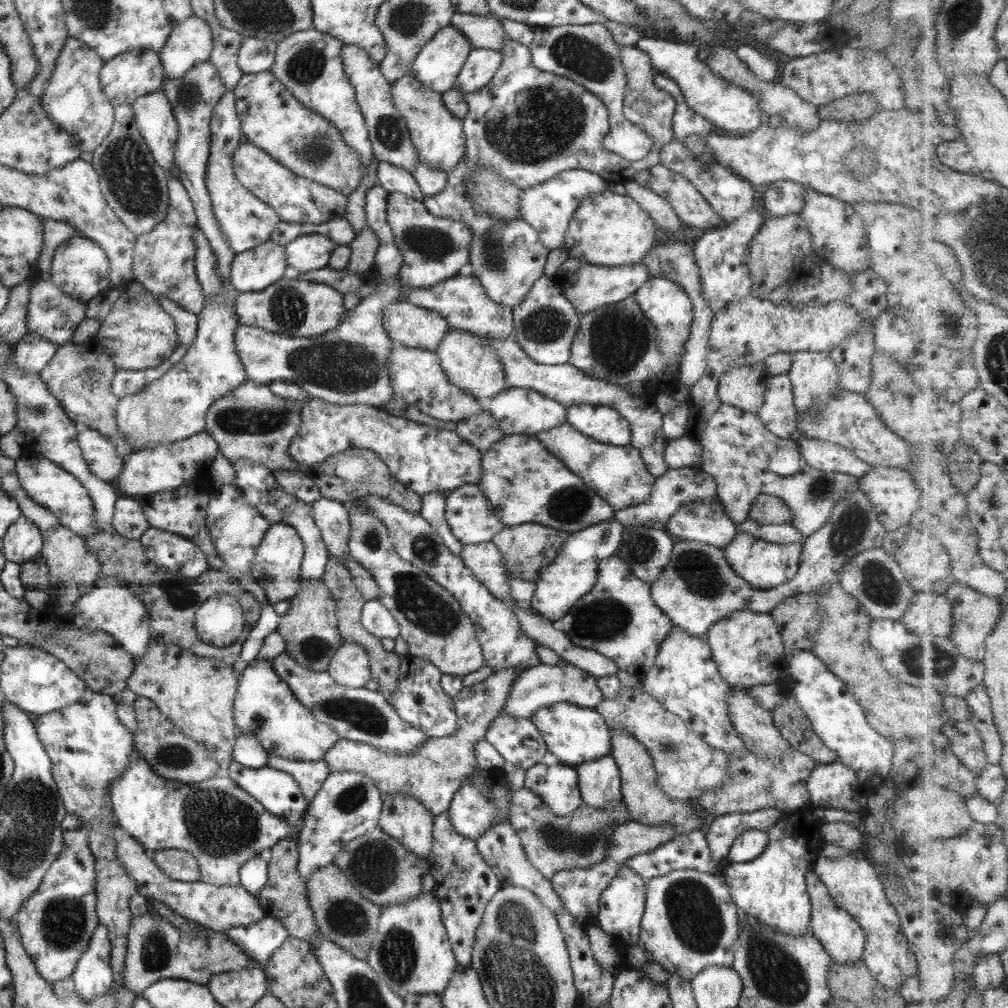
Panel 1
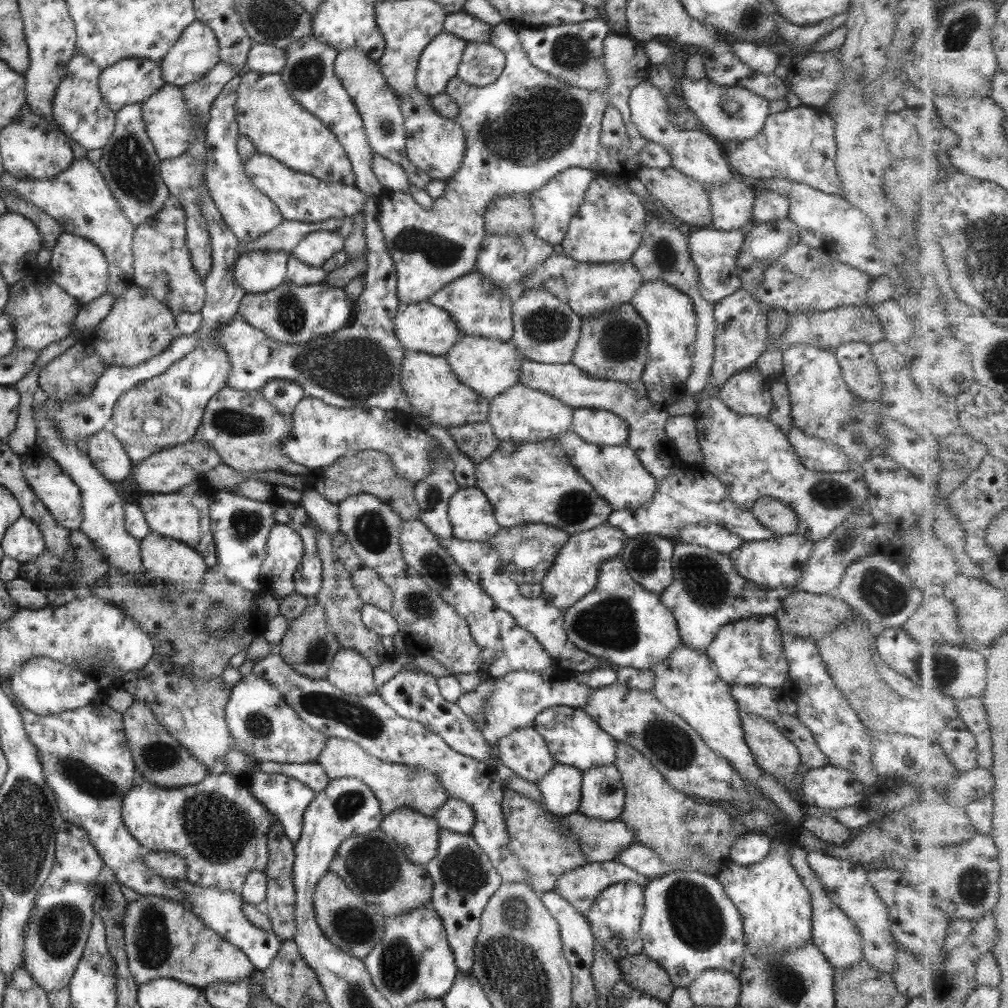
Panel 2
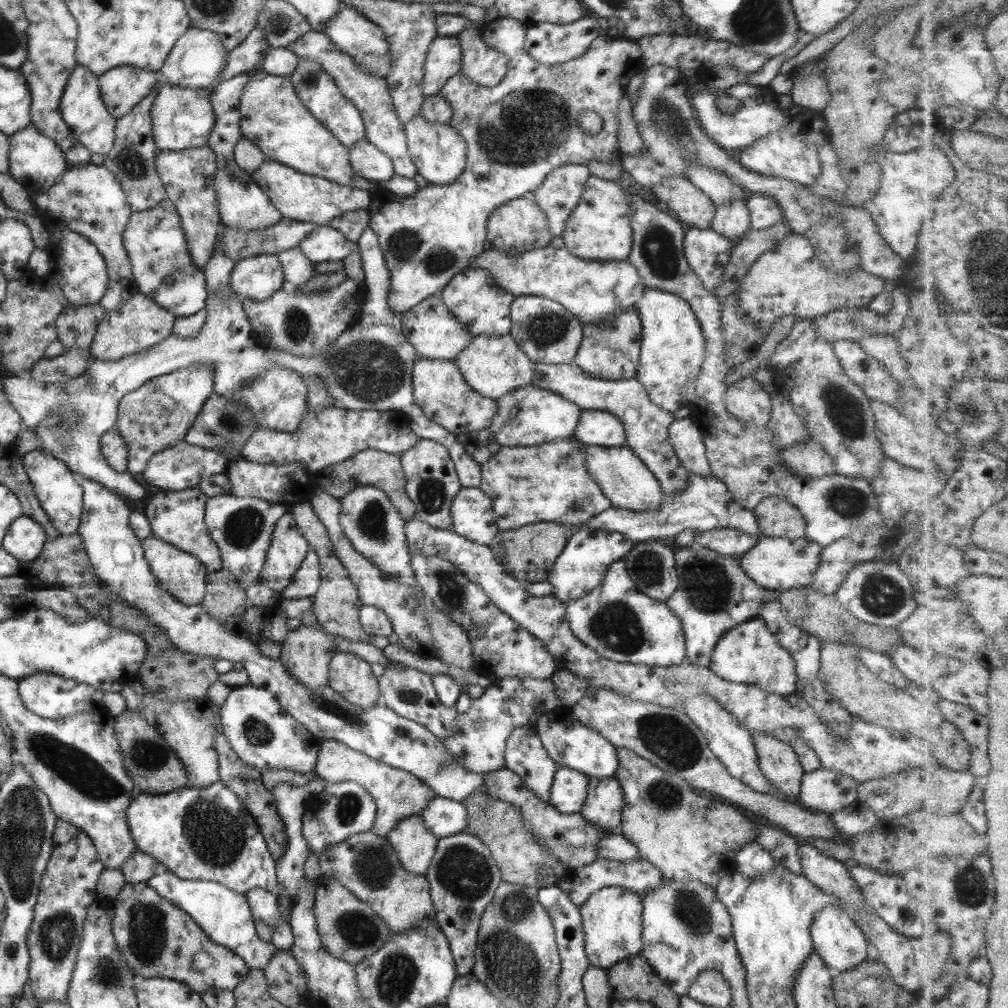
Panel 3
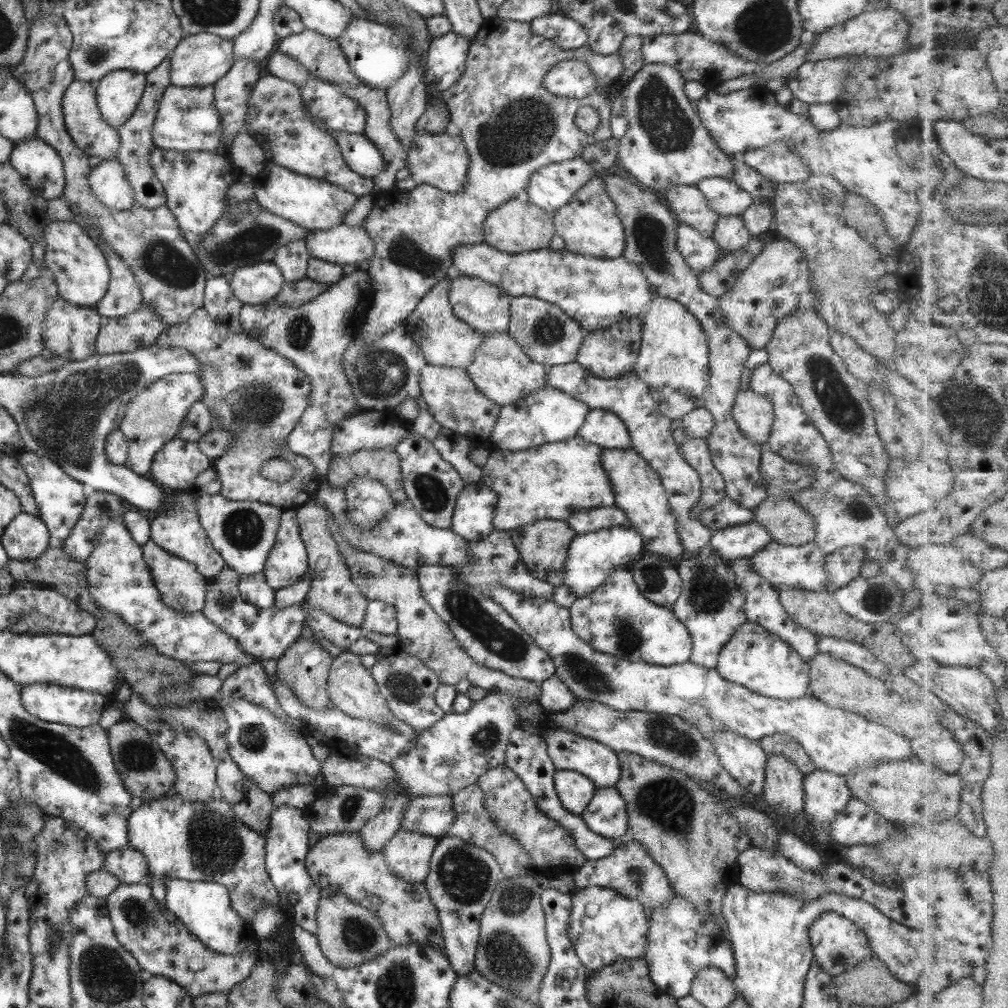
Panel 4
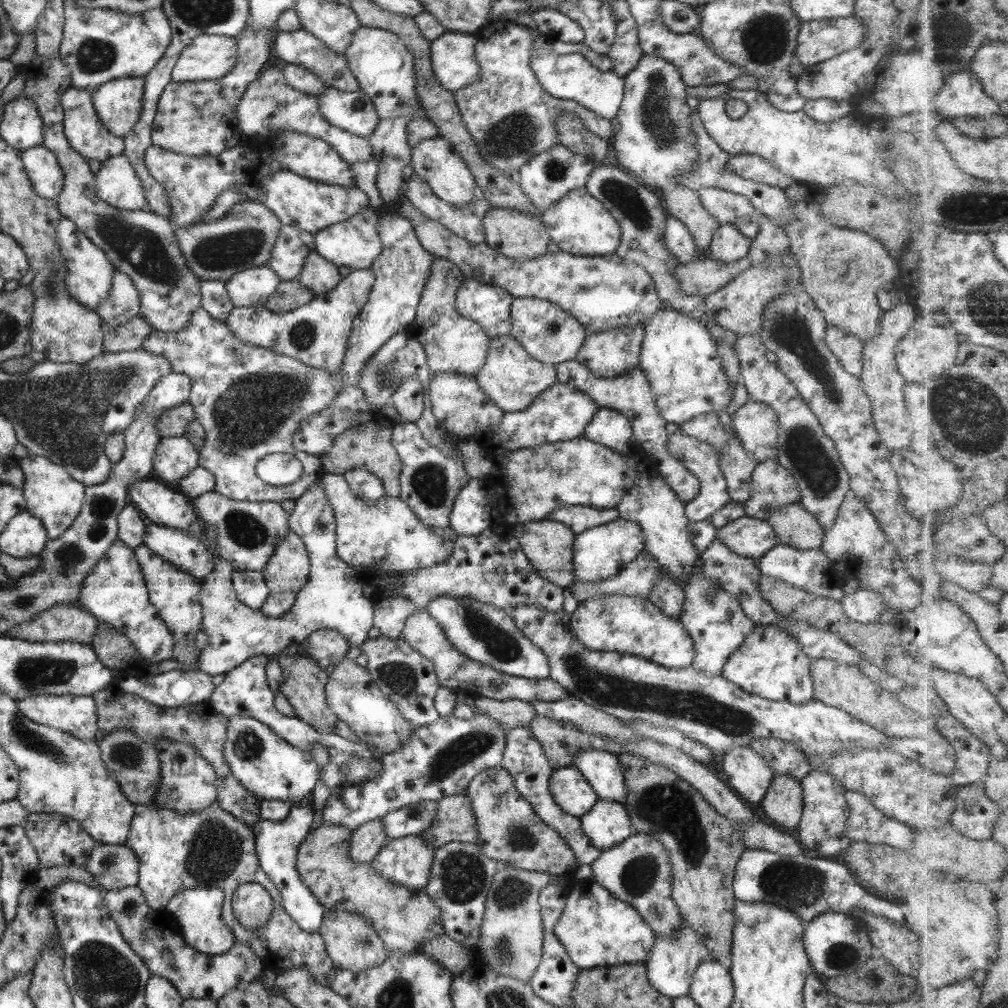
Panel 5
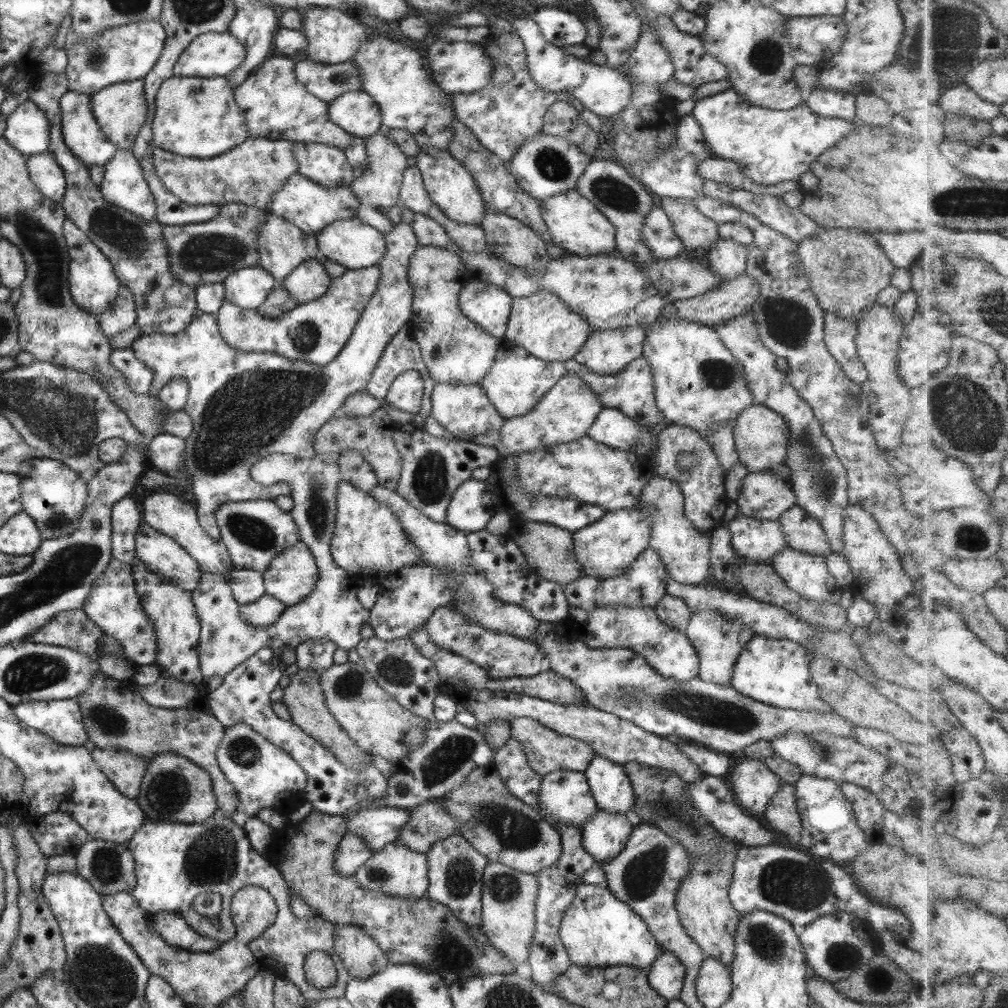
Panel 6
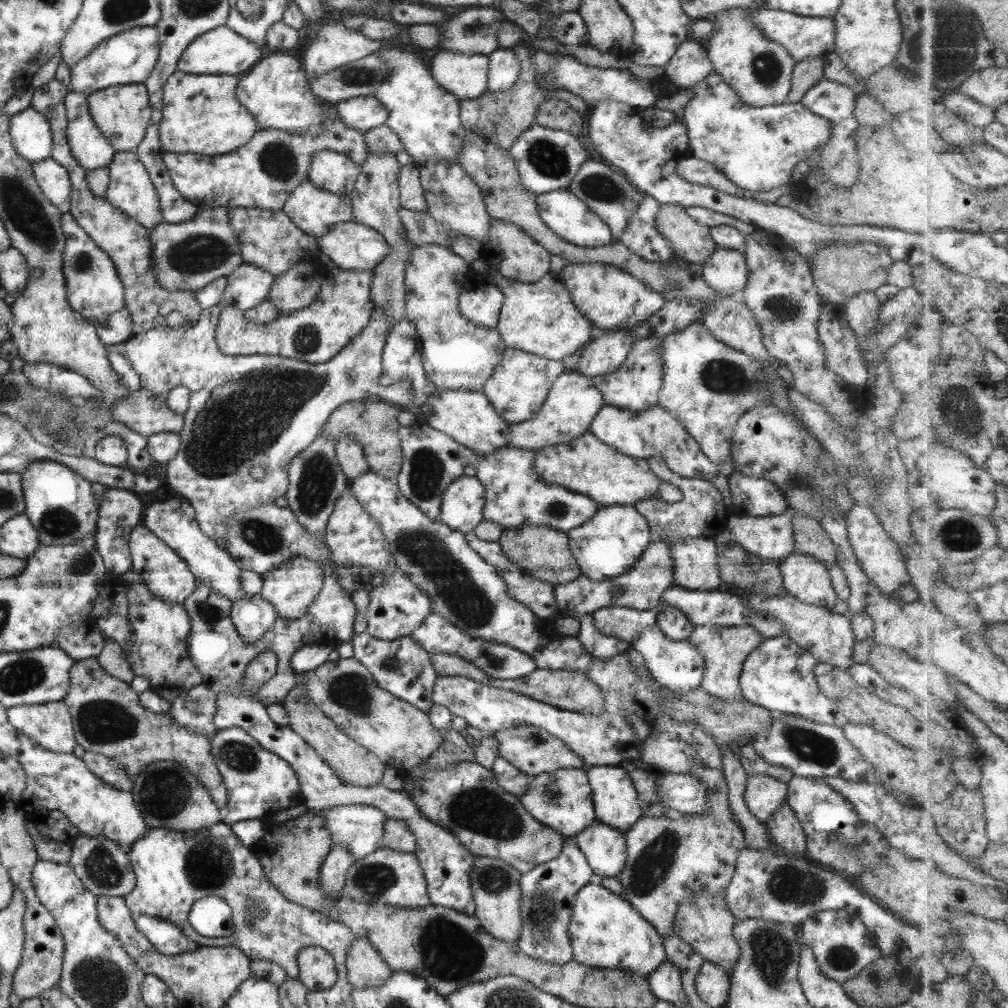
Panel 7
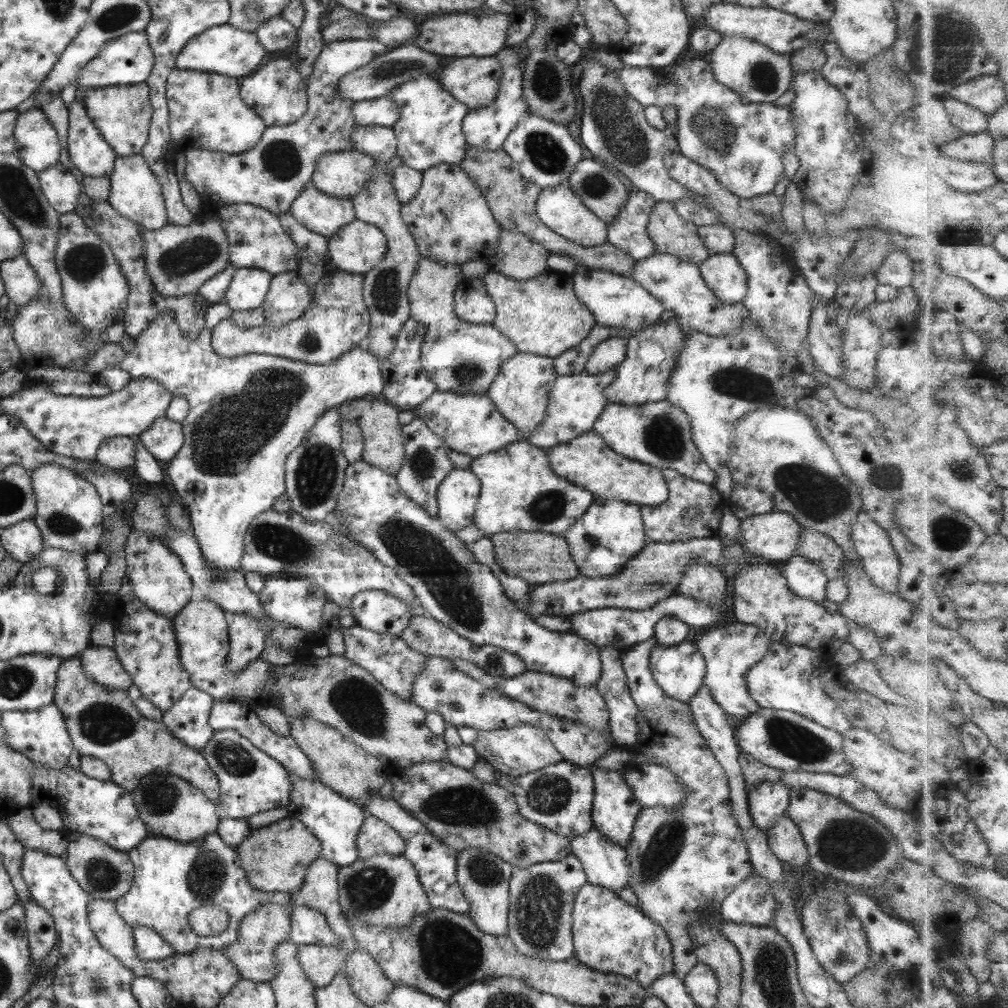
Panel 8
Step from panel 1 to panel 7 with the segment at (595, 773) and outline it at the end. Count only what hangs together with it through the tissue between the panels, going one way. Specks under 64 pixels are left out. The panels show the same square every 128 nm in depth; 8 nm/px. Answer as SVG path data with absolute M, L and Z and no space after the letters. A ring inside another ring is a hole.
M594 820L572 841L584 855L594 878L613 878L621 873L627 858L625 838L621 831Z

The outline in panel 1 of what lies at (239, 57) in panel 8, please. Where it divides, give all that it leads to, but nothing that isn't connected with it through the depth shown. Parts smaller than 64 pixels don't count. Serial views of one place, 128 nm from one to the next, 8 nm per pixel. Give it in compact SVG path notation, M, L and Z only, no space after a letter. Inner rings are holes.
M192 14L182 20L158 52L165 78L181 78L193 66L209 60L212 48L211 30L203 19Z

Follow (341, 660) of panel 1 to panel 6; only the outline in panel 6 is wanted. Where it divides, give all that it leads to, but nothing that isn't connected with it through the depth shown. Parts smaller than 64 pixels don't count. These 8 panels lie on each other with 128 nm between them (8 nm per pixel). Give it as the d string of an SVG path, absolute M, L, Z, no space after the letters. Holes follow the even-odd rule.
M361 660L357 663L333 663L329 668L319 671L318 681L327 710L345 734L369 755L378 754L389 762L396 761L423 743L423 731L428 722L405 710L393 696L379 688Z

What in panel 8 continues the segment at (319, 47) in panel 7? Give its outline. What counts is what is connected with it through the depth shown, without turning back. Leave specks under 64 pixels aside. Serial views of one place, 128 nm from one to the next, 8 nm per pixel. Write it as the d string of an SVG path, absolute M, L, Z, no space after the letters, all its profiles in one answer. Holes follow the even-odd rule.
M371 38L367 40L336 40L323 45L315 63L313 63L313 71L306 82L307 108L299 120L295 120L291 124L284 124L281 127L275 125L265 127L261 133L261 139L253 148L245 152L229 154L213 150L184 148L181 151L183 158L185 158L183 178L200 194L201 201L209 200L221 207L243 202L243 204L264 208L267 212L276 215L286 212L295 197L310 181L312 172L316 167L316 160L321 155L328 152L352 150L349 134L351 134L354 126L353 114L351 114L351 107L353 107L354 102L341 99L336 94L337 81L341 80L341 76L345 73L367 64L387 50L389 50L388 47Z

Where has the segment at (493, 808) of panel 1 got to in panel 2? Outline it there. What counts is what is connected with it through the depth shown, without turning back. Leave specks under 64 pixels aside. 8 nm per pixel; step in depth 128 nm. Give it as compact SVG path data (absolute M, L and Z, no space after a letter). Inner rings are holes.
M448 798L431 818L439 829L459 835L468 835L475 823L472 809L457 798Z

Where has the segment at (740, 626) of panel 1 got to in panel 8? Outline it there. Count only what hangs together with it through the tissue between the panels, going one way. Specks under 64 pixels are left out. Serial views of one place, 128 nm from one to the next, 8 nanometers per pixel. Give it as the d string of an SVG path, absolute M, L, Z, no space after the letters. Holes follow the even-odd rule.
M775 641L757 663L749 667L745 686L749 696L761 709L789 711L831 729L840 735L849 729L850 722L838 710L821 685L822 653L794 644Z

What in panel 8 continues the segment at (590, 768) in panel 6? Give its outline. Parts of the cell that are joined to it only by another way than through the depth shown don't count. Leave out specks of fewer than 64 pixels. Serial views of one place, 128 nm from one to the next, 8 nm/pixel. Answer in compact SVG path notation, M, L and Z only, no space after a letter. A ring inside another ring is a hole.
M595 769L591 772L591 777L593 782L592 810L590 813L592 828L605 836L606 840L624 848L628 844L633 823L642 807L634 799L620 770Z

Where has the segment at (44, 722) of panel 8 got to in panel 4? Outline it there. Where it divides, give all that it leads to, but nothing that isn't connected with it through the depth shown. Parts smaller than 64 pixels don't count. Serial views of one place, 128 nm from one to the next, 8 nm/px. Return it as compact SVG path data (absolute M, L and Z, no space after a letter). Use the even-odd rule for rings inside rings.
M35 683L19 690L24 708L43 722L84 727L97 723L105 709L105 696L97 692L82 691L75 687L62 687L55 683Z

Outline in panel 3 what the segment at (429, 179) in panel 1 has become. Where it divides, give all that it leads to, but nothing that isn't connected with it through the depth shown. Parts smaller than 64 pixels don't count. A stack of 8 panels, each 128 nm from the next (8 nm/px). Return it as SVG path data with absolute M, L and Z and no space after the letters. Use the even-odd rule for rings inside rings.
M311 30L305 32L303 36L293 40L286 48L293 51L293 54L298 57L313 59L321 65L321 69L333 79L341 95L350 100L353 106L359 110L364 124L364 139L377 147L377 150L383 152L391 161L393 174L413 179L418 172L408 154L404 130L395 114L385 79L361 69L351 56L341 52L322 32Z

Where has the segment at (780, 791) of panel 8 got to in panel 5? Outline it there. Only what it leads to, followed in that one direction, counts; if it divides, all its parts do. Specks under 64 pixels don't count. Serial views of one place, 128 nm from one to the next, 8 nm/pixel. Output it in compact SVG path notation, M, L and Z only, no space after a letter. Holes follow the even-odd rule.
M738 747L723 752L721 758L722 770L728 778L729 788L743 802L760 803L764 798L774 773L765 760L749 747Z

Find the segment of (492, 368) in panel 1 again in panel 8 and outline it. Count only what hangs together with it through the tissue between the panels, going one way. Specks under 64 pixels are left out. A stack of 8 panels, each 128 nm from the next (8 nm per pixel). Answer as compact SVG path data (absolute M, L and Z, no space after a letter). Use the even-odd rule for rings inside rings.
M517 351L514 356L501 362L499 373L487 388L485 395L524 439L532 434L541 423L541 419L545 418L549 391L553 388L553 381L557 376L553 359Z

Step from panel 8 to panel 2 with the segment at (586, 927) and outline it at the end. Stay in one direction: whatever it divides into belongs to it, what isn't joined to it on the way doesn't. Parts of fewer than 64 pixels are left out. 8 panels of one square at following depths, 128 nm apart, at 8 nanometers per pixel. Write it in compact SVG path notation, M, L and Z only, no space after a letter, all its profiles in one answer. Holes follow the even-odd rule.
M615 883L597 893L584 918L589 924L593 940L599 941L599 945L609 953L611 959L617 961L625 956L641 954L639 931L643 908L643 886L637 883Z

